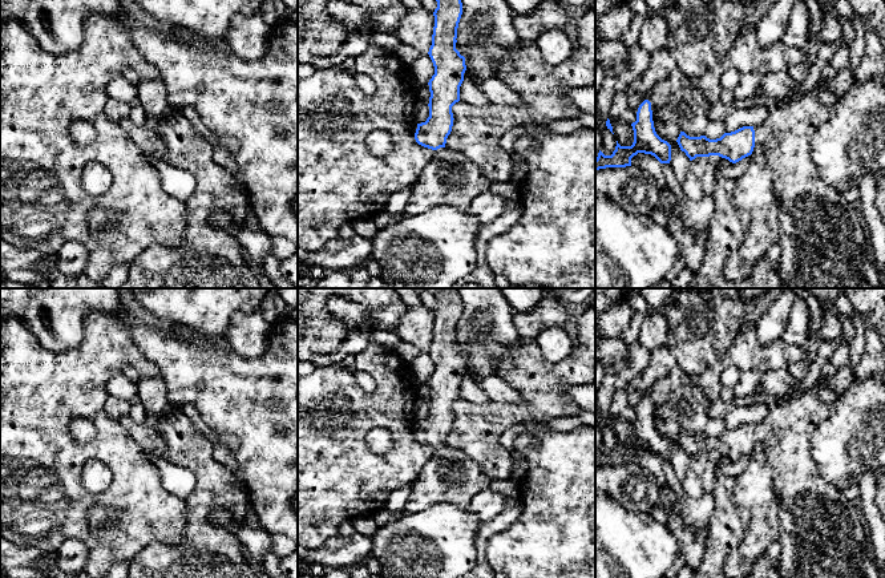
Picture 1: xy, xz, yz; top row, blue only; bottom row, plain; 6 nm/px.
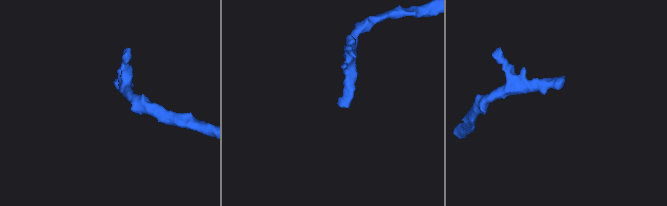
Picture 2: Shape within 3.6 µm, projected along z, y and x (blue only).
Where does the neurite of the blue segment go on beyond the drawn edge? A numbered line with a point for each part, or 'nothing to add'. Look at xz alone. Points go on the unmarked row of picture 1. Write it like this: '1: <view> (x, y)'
1: xz (449, 476)

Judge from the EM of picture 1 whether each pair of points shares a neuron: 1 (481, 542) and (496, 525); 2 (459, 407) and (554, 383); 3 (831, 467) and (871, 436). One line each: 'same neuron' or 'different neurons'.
1: same neuron
2: same neuron
3: same neuron

